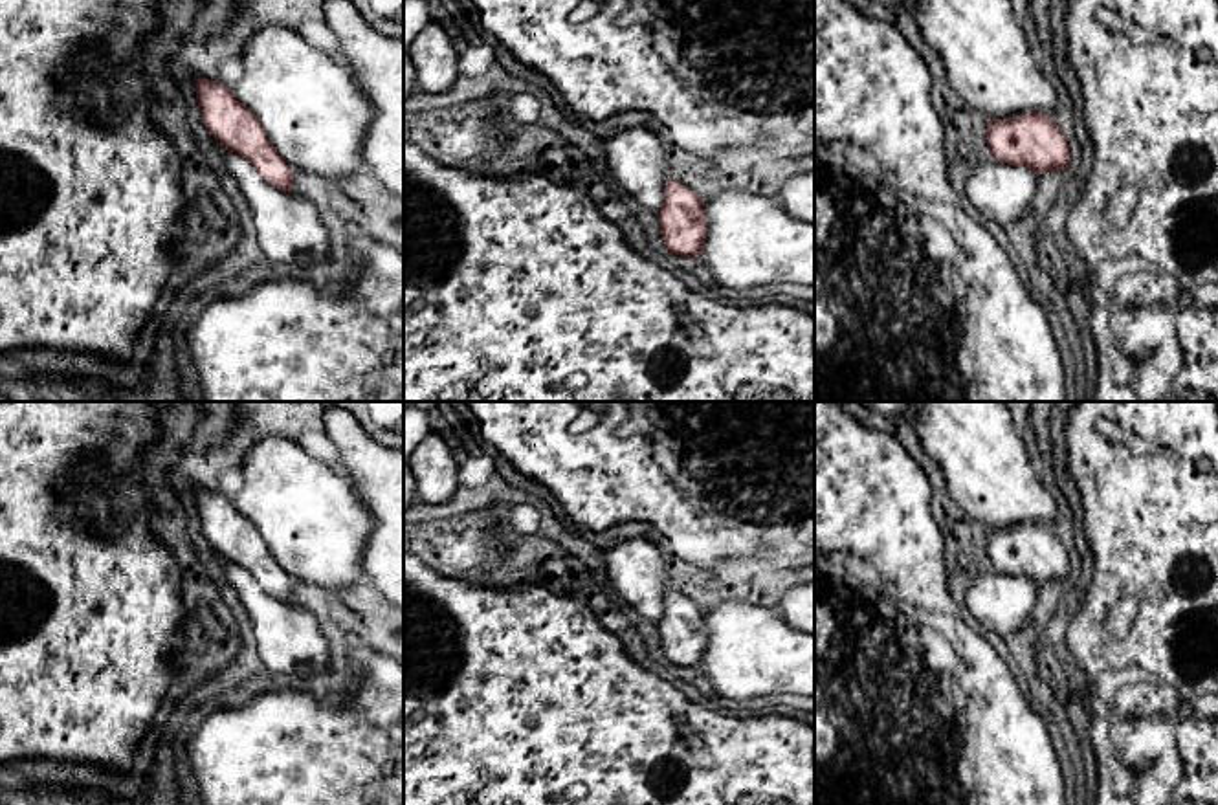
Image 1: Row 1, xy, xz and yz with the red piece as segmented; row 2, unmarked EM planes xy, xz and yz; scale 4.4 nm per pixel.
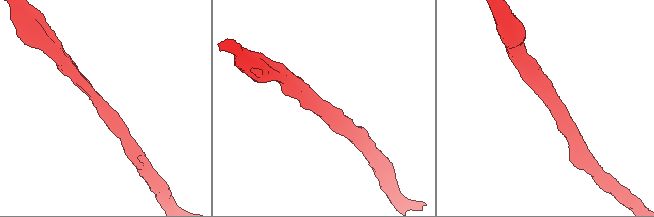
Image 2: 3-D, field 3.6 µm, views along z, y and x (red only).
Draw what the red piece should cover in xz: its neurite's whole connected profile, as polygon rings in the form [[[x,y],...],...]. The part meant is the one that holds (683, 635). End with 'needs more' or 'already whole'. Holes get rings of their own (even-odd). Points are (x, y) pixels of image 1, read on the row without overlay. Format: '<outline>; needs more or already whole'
[[[671,589],[664,598],[664,612],[655,623],[664,656],[673,666],[701,669],[706,647],[701,607]]]; already whole

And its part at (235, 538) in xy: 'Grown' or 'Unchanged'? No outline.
Unchanged

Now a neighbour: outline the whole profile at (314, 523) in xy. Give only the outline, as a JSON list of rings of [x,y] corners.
[[[284,435],[259,438],[235,469],[242,473],[244,484],[231,499],[233,506],[255,524],[271,556],[292,579],[328,590],[367,579],[363,546],[372,521],[345,477]]]

